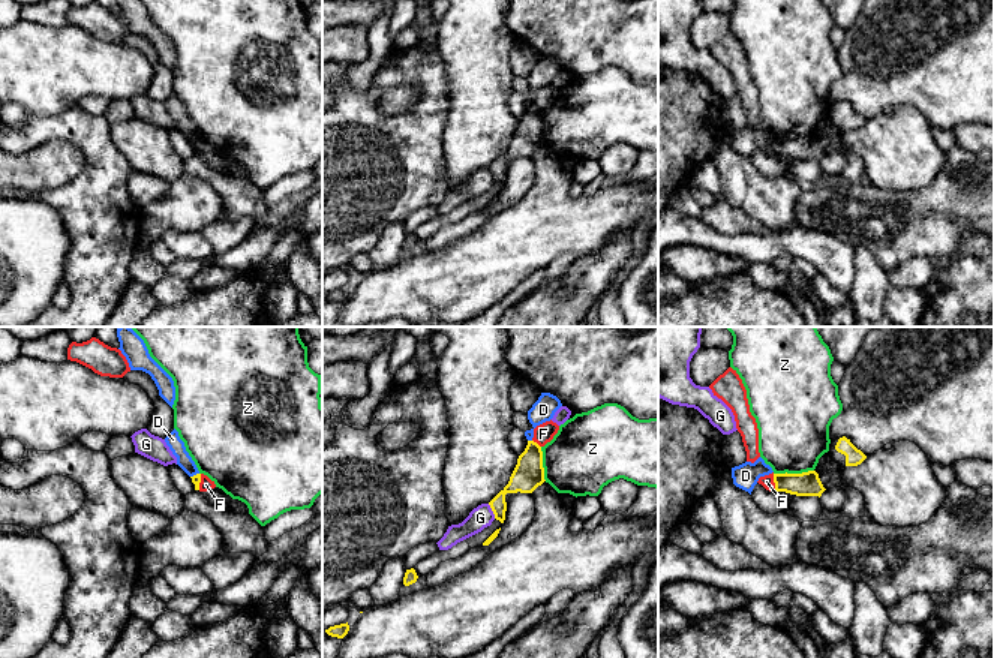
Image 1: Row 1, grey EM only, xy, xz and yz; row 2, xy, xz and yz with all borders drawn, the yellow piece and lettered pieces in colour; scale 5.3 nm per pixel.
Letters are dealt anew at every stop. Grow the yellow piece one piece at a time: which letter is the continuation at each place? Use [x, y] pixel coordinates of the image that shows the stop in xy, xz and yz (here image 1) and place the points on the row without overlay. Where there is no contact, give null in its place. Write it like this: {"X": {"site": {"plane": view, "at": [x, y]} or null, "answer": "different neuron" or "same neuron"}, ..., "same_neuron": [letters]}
{"D": {"site": {"plane": "xz", "at": [529, 105]}, "answer": "same neuron"}, "F": {"site": {"plane": "yz", "at": [774, 146]}, "answer": "different neuron"}, "G": {"site": {"plane": "xz", "at": [492, 174]}, "answer": "different neuron"}, "Z": {"site": {"plane": "yz", "at": [793, 138]}, "answer": "different neuron"}, "same_neuron": ["D"]}

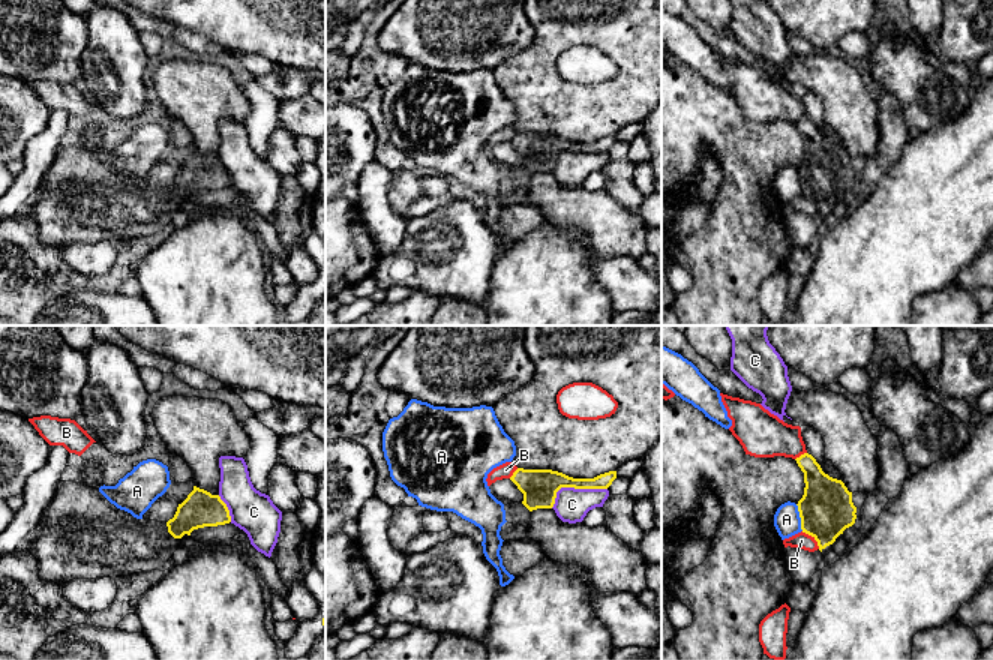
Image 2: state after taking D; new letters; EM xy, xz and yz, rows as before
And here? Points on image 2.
{"A": {"site": {"plane": "yz", "at": [800, 180]}, "answer": "different neuron"}, "B": {"site": {"plane": "yz", "at": [812, 200]}, "answer": "different neuron"}, "C": {"site": {"plane": "xz", "at": [573, 150]}, "answer": "different neuron"}, "same_neuron": []}

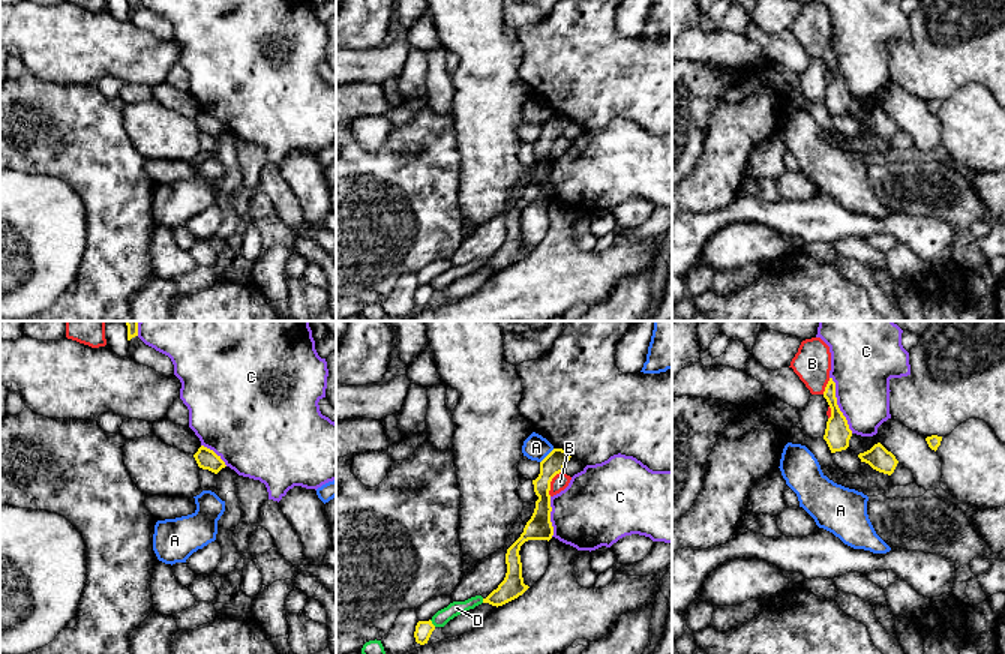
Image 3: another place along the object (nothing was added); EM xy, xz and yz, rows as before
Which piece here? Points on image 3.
{"A": {"site": {"plane": "xz", "at": [546, 120]}, "answer": "different neuron"}, "B": {"site": {"plane": "xz", "at": [551, 144]}, "answer": "different neuron"}, "C": {"site": {"plane": "yz", "at": [837, 69]}, "answer": "different neuron"}, "D": {"site": {"plane": "xz", "at": [431, 287]}, "answer": "different neuron"}, "same_neuron": []}

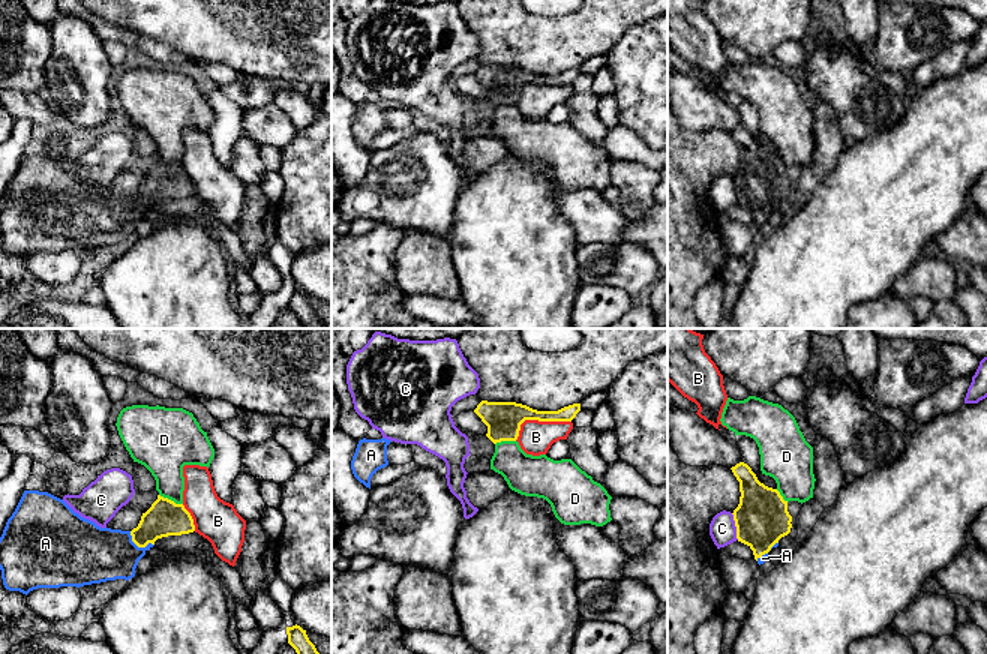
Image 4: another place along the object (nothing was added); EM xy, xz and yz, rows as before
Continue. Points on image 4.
{"A": {"site": {"plane": "xy", "at": [138, 210]}, "answer": "same neuron"}, "B": {"site": {"plane": "xz", "at": [537, 83]}, "answer": "different neuron"}, "C": {"site": {"plane": "yz", "at": [735, 189]}, "answer": "different neuron"}, "D": {"site": {"plane": "xy", "at": [170, 164]}, "answer": "different neuron"}, "same_neuron": ["A"]}

